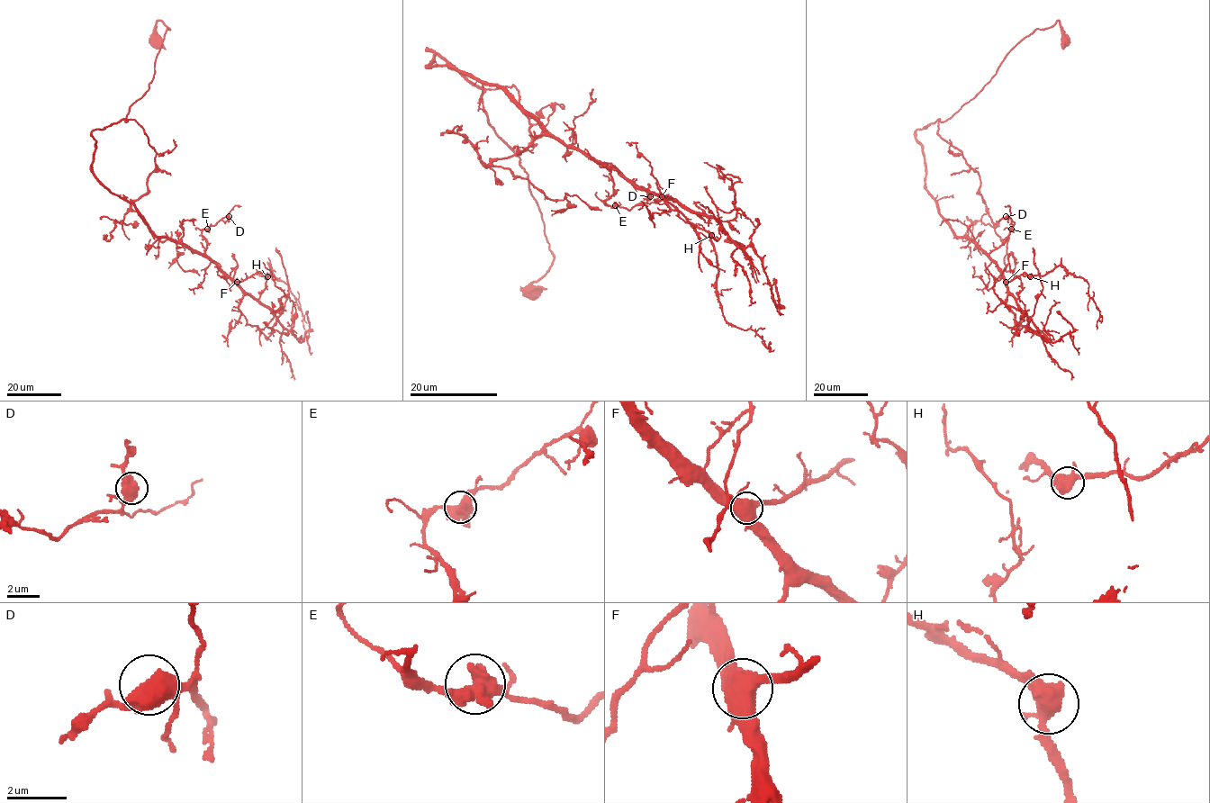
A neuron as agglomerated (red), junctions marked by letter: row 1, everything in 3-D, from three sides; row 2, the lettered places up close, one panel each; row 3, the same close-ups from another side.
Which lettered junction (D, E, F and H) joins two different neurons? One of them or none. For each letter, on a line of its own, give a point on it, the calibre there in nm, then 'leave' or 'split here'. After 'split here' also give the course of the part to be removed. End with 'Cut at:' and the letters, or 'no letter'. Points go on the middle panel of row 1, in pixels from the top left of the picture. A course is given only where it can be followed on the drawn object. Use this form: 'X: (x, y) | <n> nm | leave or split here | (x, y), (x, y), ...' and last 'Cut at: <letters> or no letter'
D: (650, 196) | 500 nm | leave
E: (615, 205) | 550 nm | leave
F: (662, 196) | 550 nm | leave
H: (711, 235) | 550 nm | leave
Cut at: no letter

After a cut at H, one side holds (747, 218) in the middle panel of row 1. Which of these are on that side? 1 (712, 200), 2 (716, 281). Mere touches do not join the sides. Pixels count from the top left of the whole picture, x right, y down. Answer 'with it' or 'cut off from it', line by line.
1: with it
2: cut off from it

